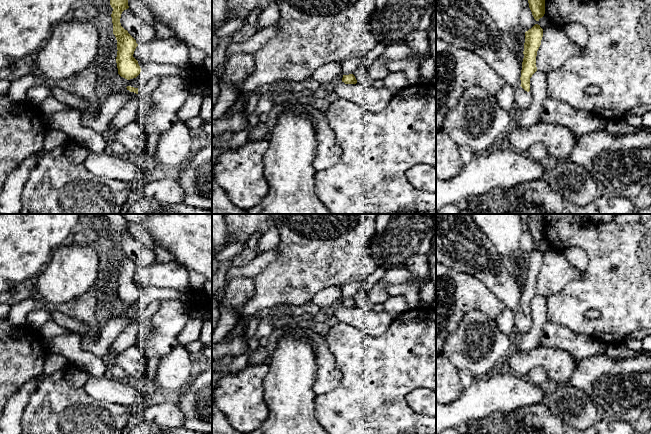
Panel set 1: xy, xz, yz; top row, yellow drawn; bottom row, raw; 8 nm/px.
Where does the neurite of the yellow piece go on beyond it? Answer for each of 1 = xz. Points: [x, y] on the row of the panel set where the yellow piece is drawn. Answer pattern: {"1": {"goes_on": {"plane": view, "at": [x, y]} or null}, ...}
{"1": {"goes_on": null}}

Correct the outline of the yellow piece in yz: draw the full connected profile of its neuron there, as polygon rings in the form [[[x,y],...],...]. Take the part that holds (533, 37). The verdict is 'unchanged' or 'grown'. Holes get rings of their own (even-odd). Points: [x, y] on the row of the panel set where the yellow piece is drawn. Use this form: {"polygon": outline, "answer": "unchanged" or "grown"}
{"polygon": [[[535,24],[531,29],[525,32],[524,58],[522,62],[520,86],[527,92],[530,91],[530,78],[537,71],[536,56],[541,45],[542,37],[543,29],[538,24]]], "answer": "unchanged"}

